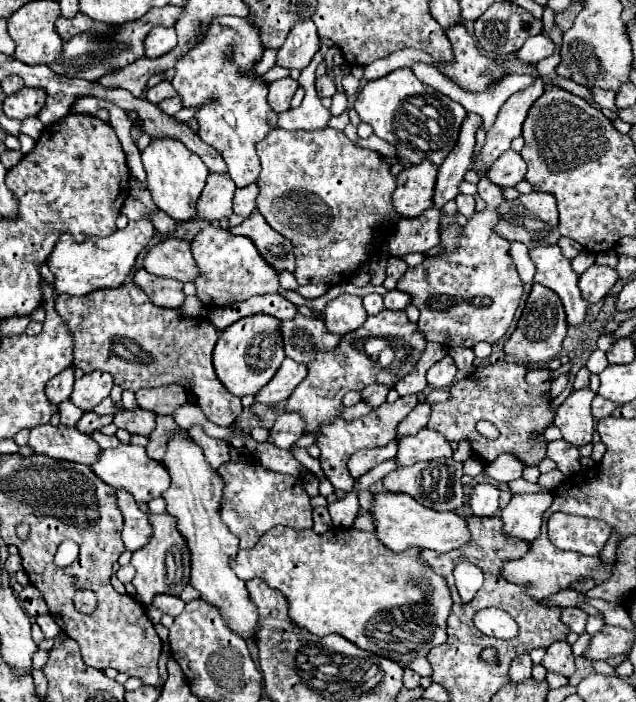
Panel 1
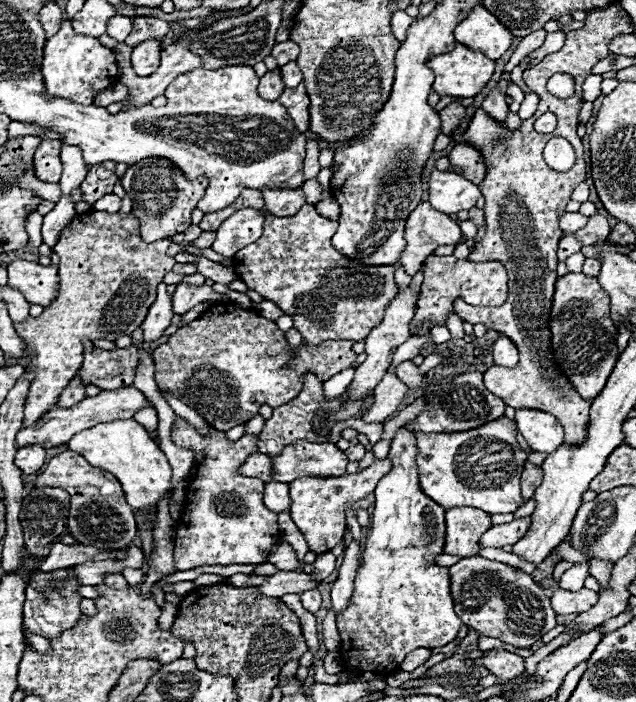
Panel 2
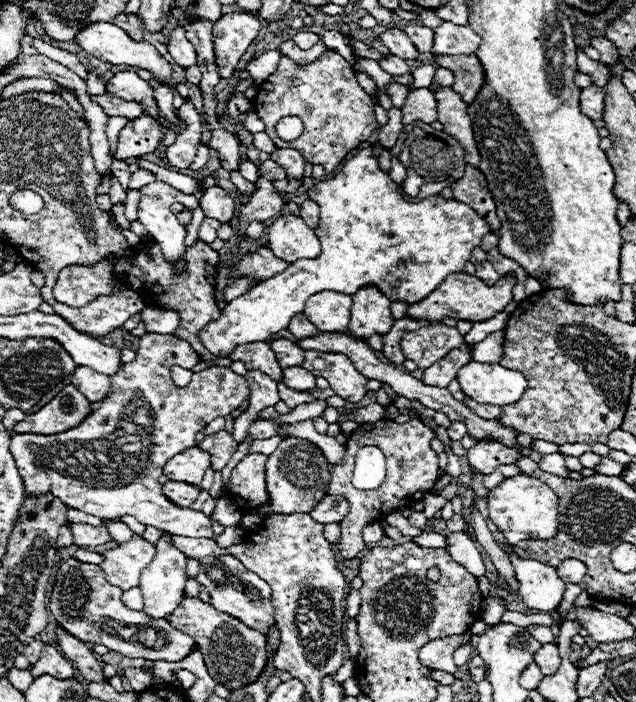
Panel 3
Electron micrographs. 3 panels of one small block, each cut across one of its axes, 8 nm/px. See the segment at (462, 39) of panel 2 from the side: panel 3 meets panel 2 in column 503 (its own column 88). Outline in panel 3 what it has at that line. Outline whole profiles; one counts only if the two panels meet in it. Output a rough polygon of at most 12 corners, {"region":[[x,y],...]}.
{"region":[[110,22],[84,26],[74,42],[110,64],[152,70],[160,84],[172,74],[148,42],[134,42]]}

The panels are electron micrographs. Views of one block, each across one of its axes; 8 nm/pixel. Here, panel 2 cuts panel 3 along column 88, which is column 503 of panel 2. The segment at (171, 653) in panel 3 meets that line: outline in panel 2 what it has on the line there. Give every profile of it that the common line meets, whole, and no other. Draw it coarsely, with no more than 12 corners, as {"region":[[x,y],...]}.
{"region":[[470,556],[450,566],[454,612],[530,648],[556,626],[530,574]]}

